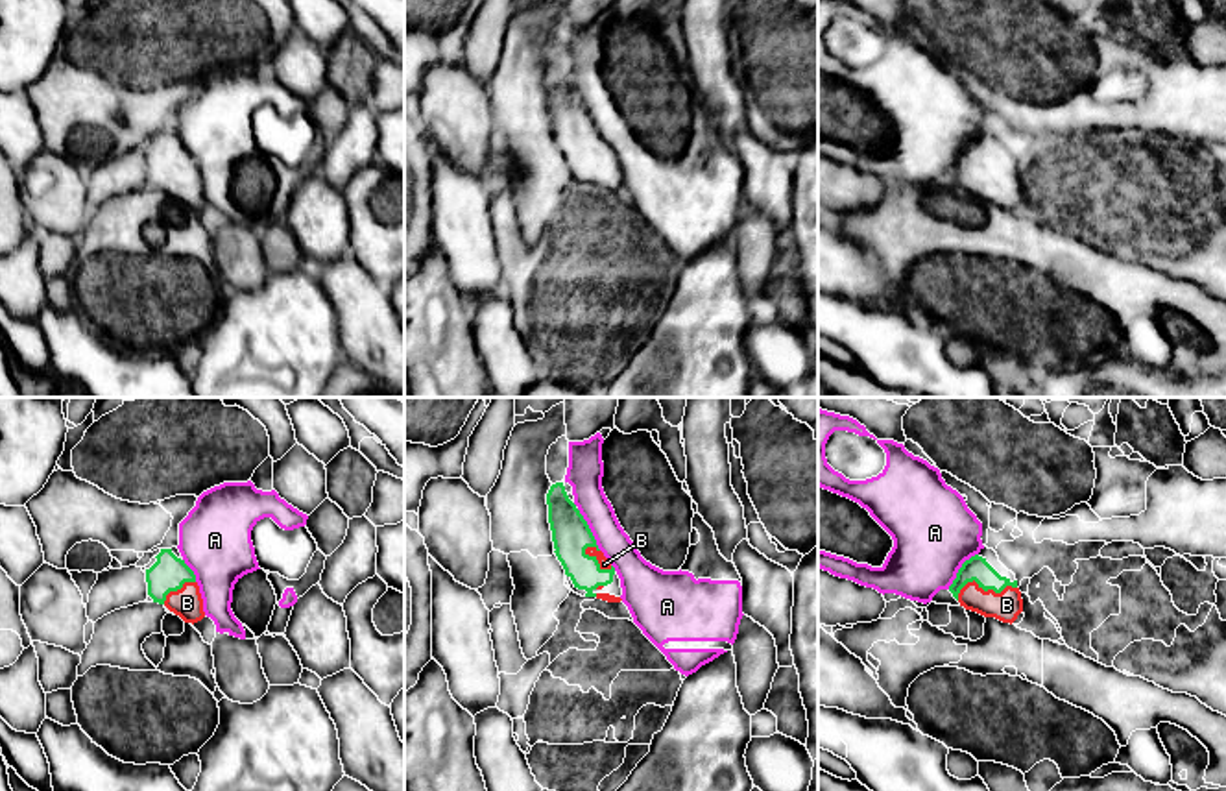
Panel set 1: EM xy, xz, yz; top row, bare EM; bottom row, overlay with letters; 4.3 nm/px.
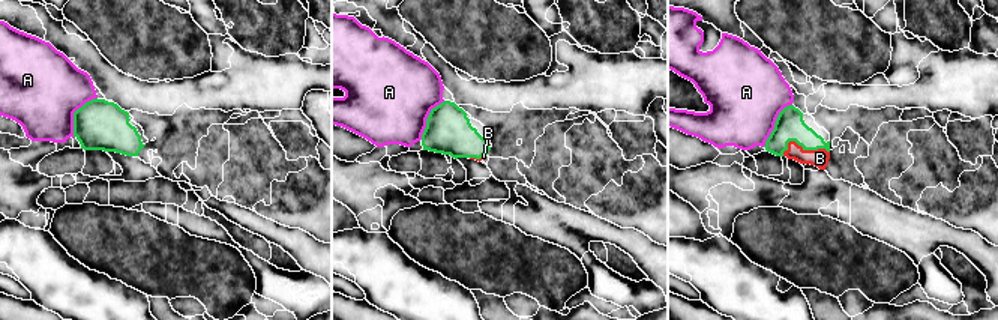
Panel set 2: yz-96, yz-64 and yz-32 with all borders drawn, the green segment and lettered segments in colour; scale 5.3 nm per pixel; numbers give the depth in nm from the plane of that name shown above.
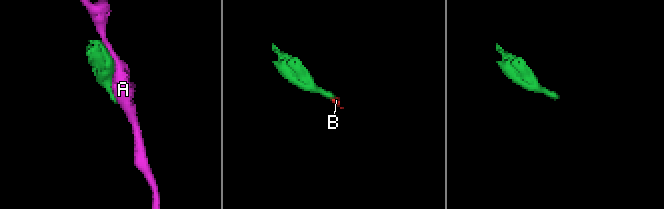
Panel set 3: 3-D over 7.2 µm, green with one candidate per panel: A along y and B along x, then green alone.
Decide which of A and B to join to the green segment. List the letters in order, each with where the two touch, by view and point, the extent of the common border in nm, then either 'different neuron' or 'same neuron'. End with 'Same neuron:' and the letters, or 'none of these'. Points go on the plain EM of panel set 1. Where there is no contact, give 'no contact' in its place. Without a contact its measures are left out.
A: meets green in xz at (589, 115); contact 220 nm long; different neuron
B: meets green in yz at (983, 174); contact 280 nm long; same neuron
Same neuron: B

